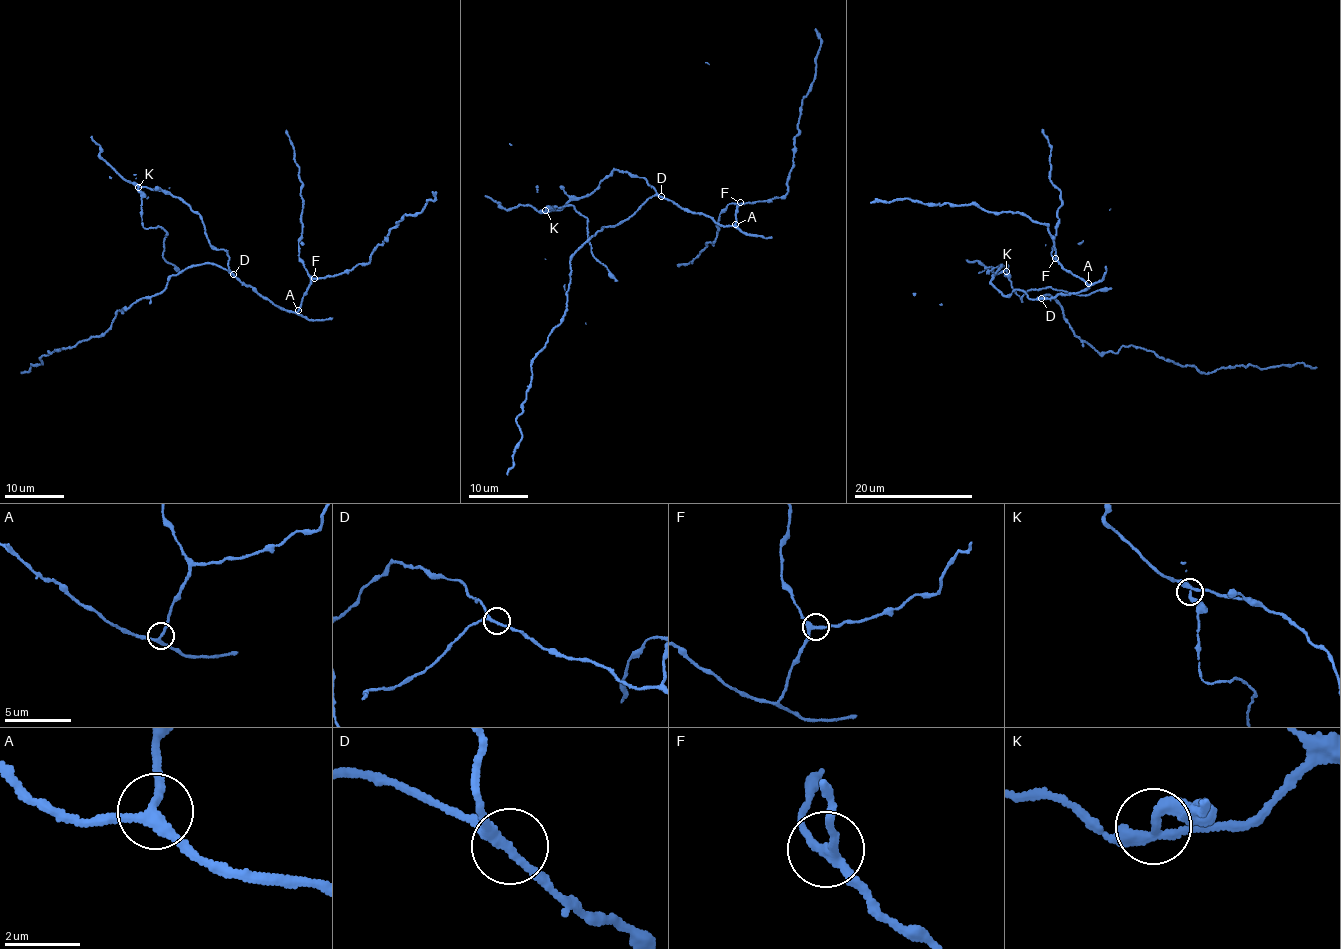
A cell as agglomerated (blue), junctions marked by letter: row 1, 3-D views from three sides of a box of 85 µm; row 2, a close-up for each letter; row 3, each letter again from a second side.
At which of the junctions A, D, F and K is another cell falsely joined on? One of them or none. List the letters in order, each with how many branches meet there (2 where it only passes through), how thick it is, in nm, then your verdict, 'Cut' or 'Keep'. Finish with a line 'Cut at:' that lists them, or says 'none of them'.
A: Branches: 3. Thickness 220 nm. Keep
D: Branches: 3. Thickness 200 nm. Keep
F: Branches: 3. Thickness 220 nm. Keep
K: Branches: 3. Thickness 240 nm. Cut
Cut at: K

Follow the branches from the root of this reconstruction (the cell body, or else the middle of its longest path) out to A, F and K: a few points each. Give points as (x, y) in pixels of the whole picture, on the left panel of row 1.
A: (233, 275), (280, 307), (298, 310)
F: (233, 275), (255, 287), (258, 294), (274, 304), (295, 312), (314, 278)
K: (233, 275), (226, 251), (212, 247), (201, 216), (189, 204), (161, 190), (137, 187)

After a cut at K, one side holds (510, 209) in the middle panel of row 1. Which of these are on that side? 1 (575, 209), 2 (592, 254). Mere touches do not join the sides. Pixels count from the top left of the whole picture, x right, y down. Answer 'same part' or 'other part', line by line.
1: other part
2: other part

